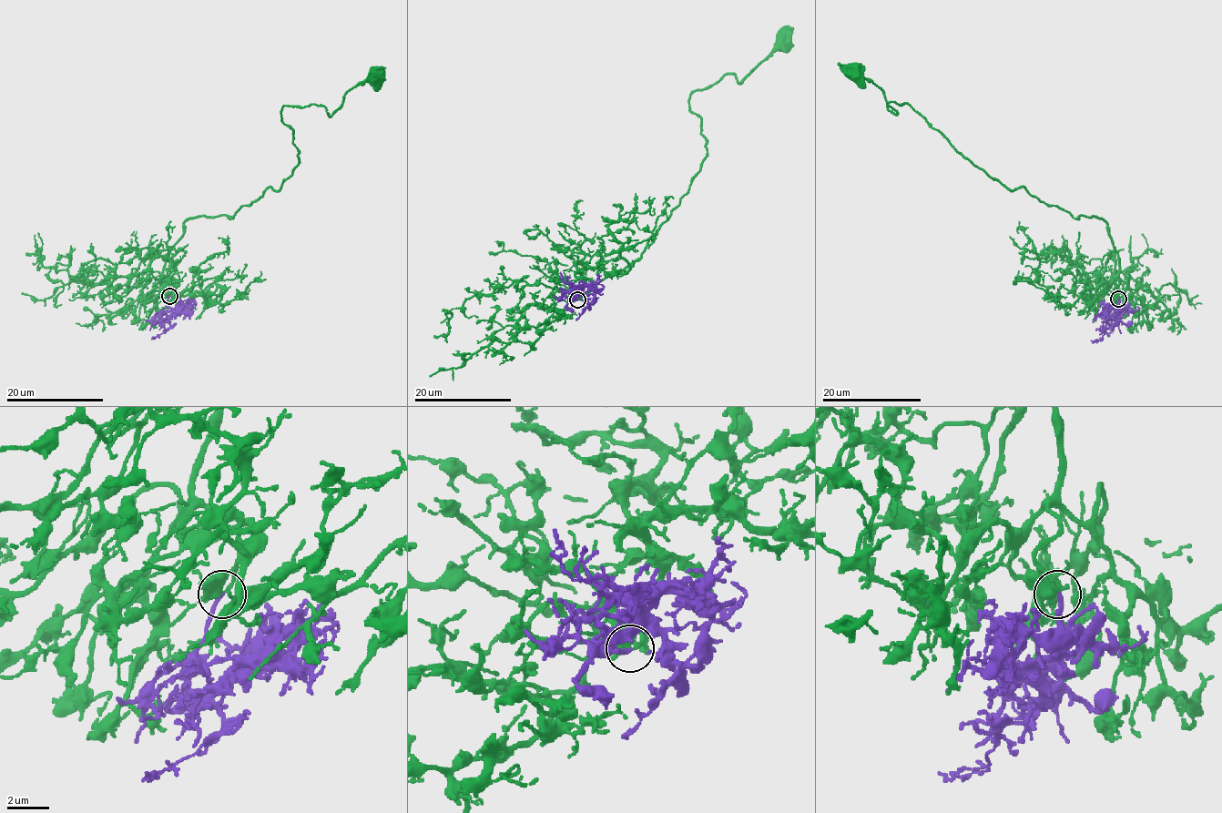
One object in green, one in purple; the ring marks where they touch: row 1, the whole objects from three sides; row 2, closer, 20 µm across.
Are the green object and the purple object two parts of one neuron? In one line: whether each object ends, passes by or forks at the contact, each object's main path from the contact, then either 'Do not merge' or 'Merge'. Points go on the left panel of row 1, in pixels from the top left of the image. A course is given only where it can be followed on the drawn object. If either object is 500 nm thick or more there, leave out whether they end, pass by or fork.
At the ring green forks. At the ring purple ends. Course of green: (169, 296), (164, 262), (184, 223), (232, 218), (299, 163), (281, 108), (318, 105), (330, 116), (376, 74). Course of purple: (169, 296), (162, 317), (164, 319), (178, 310), (169, 303). Merge

